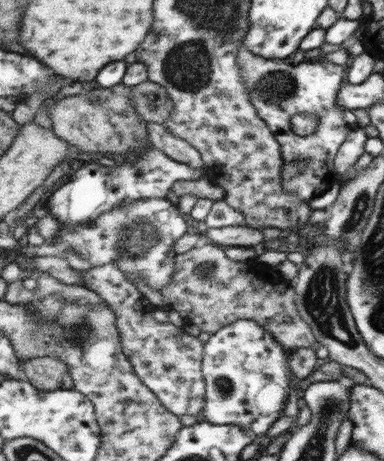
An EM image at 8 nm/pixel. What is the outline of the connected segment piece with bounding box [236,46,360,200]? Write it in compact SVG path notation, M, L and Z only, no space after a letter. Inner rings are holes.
M245 46L236 55L250 101L280 143L285 162L281 171L283 188L287 194L298 194L301 200L310 200L339 187L339 177L334 171L336 154L348 134L360 128L354 111L344 110L336 104L338 90L344 84L345 65L334 64L326 59L305 60L299 64L274 62L252 54ZM300 113L314 113L318 117L318 128L308 136L297 135L292 130L292 117Z

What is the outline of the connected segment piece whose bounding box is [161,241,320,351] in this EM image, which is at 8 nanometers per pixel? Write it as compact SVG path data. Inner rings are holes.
M208 241L178 254L178 270L173 272L174 282L161 290L167 309L176 310L210 335L237 320L254 320L269 330L275 340L288 351L314 349L320 343L297 311L295 290L278 272L257 261L228 260L220 245Z

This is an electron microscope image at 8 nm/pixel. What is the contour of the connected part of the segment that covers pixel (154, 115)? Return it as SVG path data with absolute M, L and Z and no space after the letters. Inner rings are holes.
M150 80L132 86L132 103L142 119L153 123L162 124L172 112L172 102L165 92L164 85Z

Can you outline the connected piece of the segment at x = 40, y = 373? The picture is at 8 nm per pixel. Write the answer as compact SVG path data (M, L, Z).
M36 357L23 364L25 378L36 390L72 390L74 383L68 365L58 357Z

